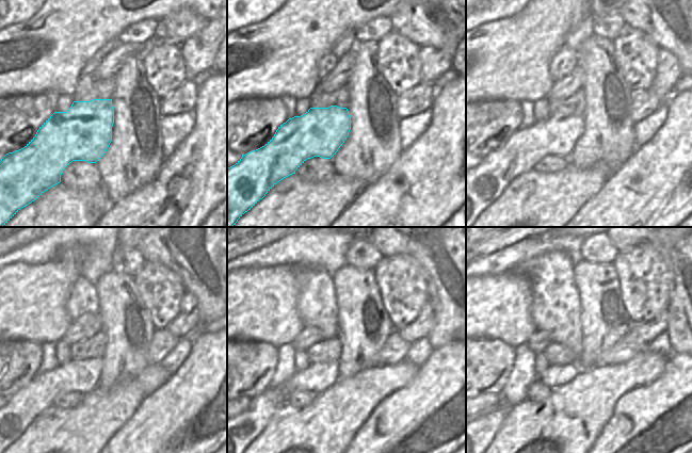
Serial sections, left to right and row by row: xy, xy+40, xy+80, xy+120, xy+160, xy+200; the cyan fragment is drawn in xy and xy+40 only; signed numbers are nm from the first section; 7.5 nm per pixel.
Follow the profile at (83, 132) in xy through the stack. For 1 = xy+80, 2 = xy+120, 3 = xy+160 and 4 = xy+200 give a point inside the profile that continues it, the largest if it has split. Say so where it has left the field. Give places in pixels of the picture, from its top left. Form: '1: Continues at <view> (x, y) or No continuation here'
1: Continues at xy+80 (526, 147)
2: Continues at xy+120 (10, 422)
3: Continues at xy+160 (248, 424)
4: Continues at xy+200 (487, 425)

